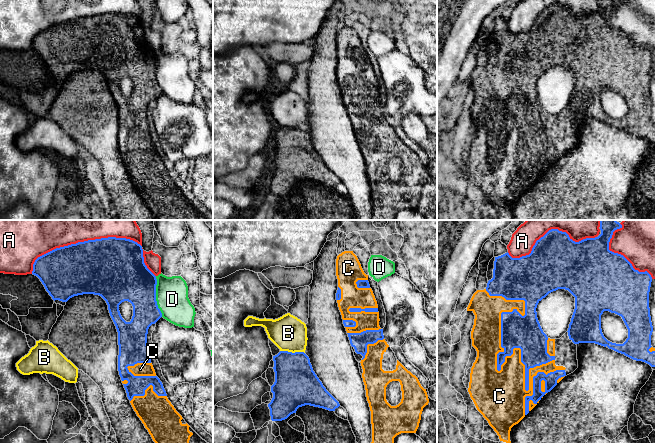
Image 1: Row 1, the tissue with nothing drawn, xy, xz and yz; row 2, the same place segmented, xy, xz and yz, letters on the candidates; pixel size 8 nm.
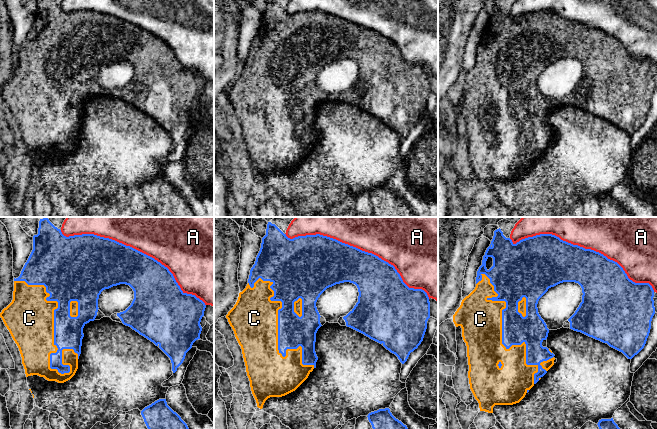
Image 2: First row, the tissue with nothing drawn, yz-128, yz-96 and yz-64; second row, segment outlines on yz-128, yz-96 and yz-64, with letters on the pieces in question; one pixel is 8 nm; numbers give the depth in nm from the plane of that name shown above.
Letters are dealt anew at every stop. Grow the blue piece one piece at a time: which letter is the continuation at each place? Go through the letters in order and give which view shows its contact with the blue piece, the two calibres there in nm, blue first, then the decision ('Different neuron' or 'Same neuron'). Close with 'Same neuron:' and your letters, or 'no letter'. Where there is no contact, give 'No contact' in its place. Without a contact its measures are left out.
A: Touches blue in xy. Thickness 440 nm (blue) against 200 nm. Different neuron
B: Touches blue in xz. Thickness 340 nm (blue) against 280 nm. Different neuron
C: Touches blue in yz. Thickness 260 nm (blue) against 240 nm. Same neuron
D: Touches blue in xy. Thickness 340 nm (blue) against 260 nm. Different neuron
Same neuron: C

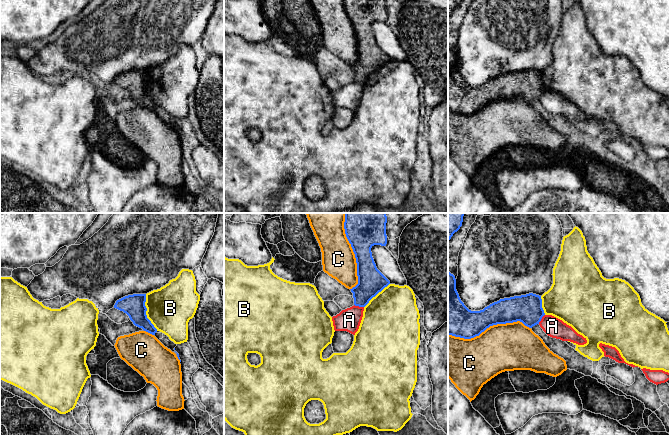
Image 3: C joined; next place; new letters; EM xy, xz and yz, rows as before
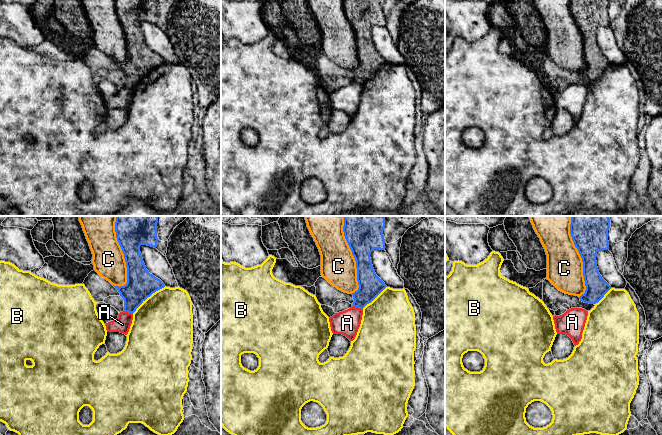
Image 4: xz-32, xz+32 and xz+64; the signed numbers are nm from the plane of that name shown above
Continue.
A: Touches blue in xz. Thickness 220 nm (blue) against 180 nm. Different neuron
B: Touches blue in xy. Thickness 180 nm (blue) against 360 nm. Different neuron
C: Touches blue in yz. Thickness 240 nm (blue) against 380 nm. Different neuron
Same neuron: no letter

